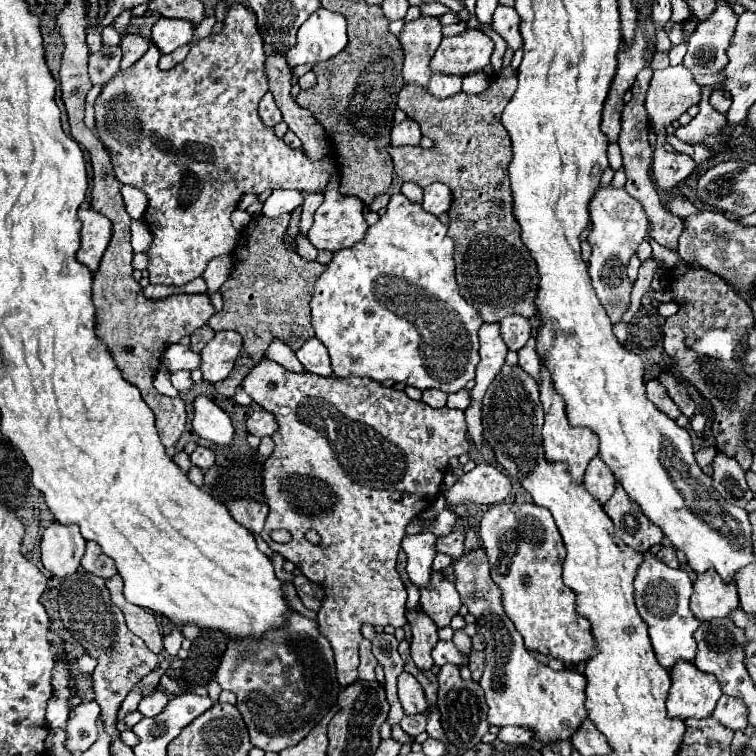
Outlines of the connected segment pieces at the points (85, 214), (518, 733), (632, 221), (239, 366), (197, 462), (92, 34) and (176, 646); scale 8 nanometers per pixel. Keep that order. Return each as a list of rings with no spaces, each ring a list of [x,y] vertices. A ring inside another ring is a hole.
[[[88,206],[78,210],[78,218],[82,222],[78,260],[80,260],[80,264],[88,266],[90,272],[96,272],[98,264],[102,260],[102,254],[110,242],[112,224],[106,216],[90,210]]]
[[[504,726],[500,728],[498,738],[508,744],[526,744],[532,738],[532,730],[524,730],[520,726]]]
[[[600,186],[596,192],[596,198],[592,198],[590,210],[590,234],[588,234],[588,244],[592,246],[590,252],[590,278],[592,286],[596,290],[596,296],[600,298],[606,314],[610,316],[612,324],[618,324],[622,314],[628,310],[630,304],[630,292],[632,286],[626,276],[628,260],[630,256],[638,250],[640,242],[644,240],[646,228],[648,228],[648,218],[644,214],[644,208],[636,198],[628,196],[624,188],[614,188],[610,186]]]
[[[258,216],[248,224],[248,232],[244,230],[240,242],[236,246],[236,254],[240,256],[238,264],[232,268],[230,278],[220,286],[222,294],[222,312],[210,318],[212,330],[236,330],[242,334],[244,344],[236,358],[234,372],[216,384],[216,392],[224,398],[232,398],[236,388],[242,384],[244,376],[264,358],[268,344],[274,338],[284,340],[292,350],[298,350],[308,338],[314,336],[310,324],[310,298],[316,280],[324,272],[326,265],[318,262],[306,262],[296,252],[288,252],[284,246],[284,232],[288,228],[290,216]]]
[[[198,446],[198,448],[190,454],[190,462],[192,462],[194,466],[198,466],[198,468],[206,474],[206,470],[214,466],[214,452],[212,452],[210,448]]]
[[[96,26],[96,28],[88,28],[88,32],[86,32],[86,42],[88,42],[88,46],[90,46],[90,52],[92,52],[92,54],[94,54],[94,52],[98,52],[98,50],[100,50],[100,46],[102,46],[100,30],[102,30],[102,26]]]
[[[174,628],[168,636],[164,636],[164,650],[172,660],[176,658],[178,650],[182,648],[182,640],[184,640],[184,634],[180,628]]]

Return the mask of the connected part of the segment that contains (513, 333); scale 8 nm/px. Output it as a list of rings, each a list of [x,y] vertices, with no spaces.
[[[508,316],[500,320],[500,334],[508,346],[508,350],[520,350],[526,340],[532,336],[530,320],[522,316]]]

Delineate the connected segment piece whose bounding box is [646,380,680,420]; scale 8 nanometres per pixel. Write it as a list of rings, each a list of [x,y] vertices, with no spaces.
[[[658,380],[646,382],[646,396],[648,396],[648,400],[650,400],[658,410],[662,410],[664,414],[668,414],[668,418],[676,420],[676,418],[680,416],[678,406],[670,400],[670,396],[666,394],[664,386],[662,386]]]

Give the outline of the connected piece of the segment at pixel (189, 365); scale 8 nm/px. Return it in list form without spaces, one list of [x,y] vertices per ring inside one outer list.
[[[172,344],[162,358],[162,364],[174,372],[174,370],[196,370],[200,366],[200,354],[192,352],[188,346]]]

